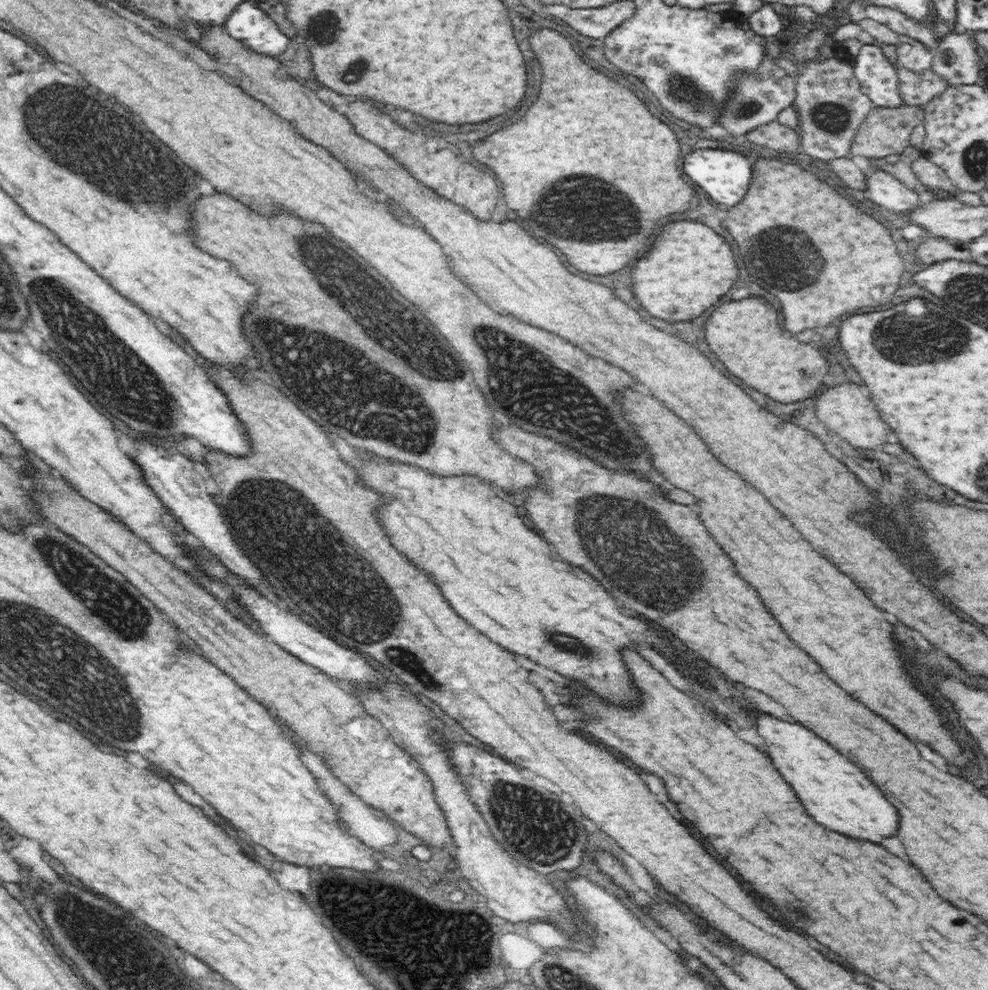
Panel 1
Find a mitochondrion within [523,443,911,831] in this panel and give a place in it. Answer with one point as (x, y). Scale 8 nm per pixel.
(614, 531)

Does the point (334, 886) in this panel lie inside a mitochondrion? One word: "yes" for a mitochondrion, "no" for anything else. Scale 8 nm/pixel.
no

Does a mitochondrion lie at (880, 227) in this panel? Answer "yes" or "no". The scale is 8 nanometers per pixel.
no

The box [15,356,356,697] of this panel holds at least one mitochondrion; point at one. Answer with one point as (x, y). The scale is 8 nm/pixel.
(109, 599)

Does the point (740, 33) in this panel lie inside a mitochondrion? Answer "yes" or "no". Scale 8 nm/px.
no

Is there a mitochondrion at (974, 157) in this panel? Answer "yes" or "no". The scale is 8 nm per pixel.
yes

